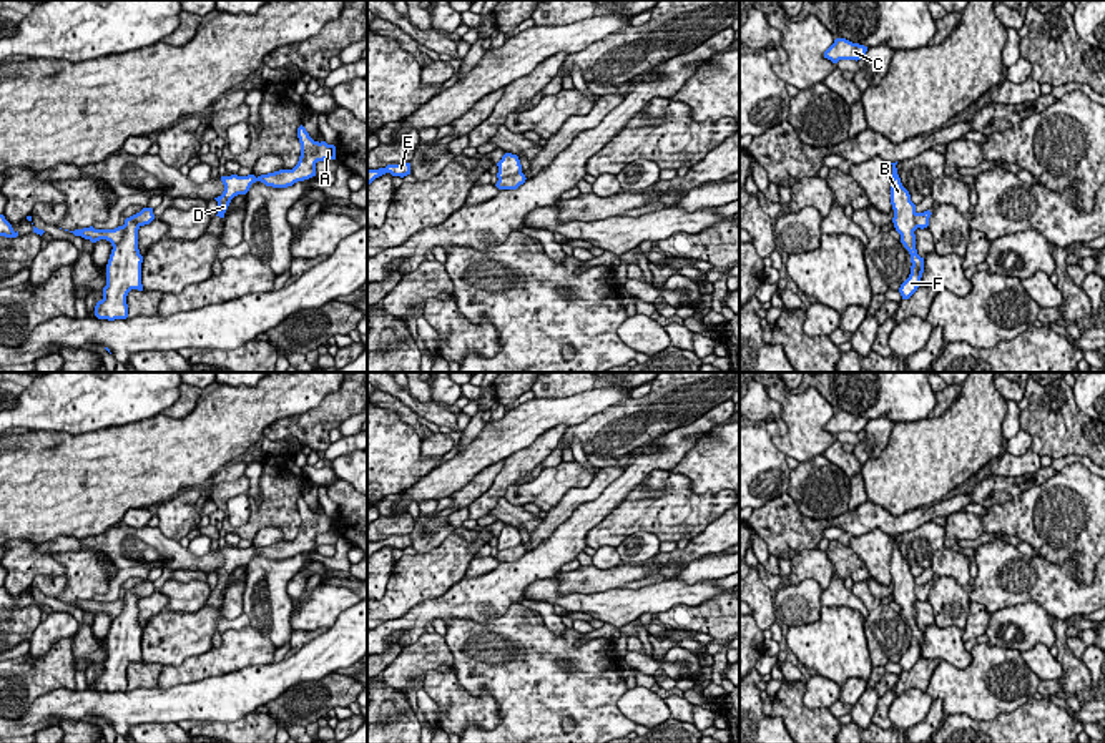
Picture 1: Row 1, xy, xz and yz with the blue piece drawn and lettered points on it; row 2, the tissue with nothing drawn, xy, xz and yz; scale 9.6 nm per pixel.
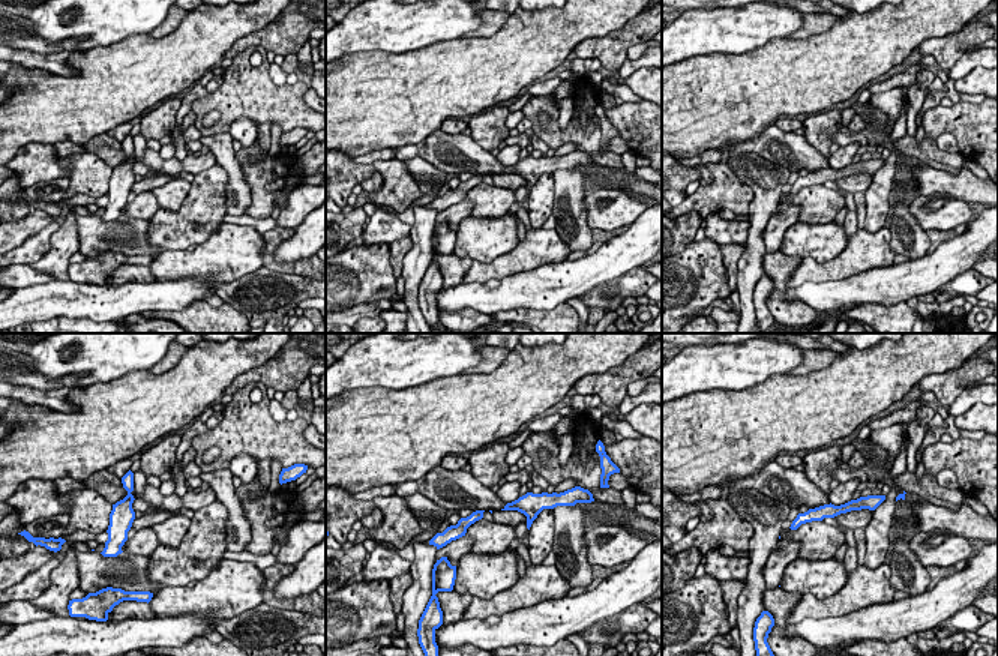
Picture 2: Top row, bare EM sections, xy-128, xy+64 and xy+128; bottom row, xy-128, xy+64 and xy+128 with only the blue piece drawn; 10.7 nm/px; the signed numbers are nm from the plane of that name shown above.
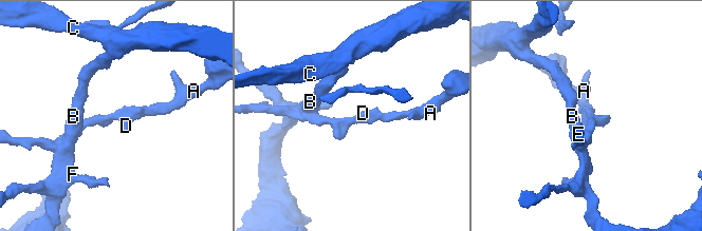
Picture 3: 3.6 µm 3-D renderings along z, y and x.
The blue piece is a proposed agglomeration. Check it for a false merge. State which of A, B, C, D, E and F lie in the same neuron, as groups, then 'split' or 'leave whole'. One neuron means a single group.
groups A D E / B C F; split

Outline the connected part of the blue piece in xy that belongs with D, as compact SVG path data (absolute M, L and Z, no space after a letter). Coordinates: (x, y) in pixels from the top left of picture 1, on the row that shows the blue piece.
M301 125L297 128L297 138L301 143L301 156L297 165L292 170L279 170L274 173L254 176L221 176L221 181L224 185L224 191L221 196L214 198L218 201L218 214L219 218L224 218L224 213L231 203L231 199L238 194L246 194L253 183L261 181L266 186L273 188L287 188L292 186L297 181L309 180L316 176L316 163L324 160L336 160L336 146L327 145L326 141L314 141L306 128Z

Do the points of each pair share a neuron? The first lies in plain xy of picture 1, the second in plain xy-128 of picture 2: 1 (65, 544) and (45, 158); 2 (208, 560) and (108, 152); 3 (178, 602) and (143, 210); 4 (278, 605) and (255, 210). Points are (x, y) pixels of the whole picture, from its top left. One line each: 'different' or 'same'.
1: different
2: same
3: different
4: different

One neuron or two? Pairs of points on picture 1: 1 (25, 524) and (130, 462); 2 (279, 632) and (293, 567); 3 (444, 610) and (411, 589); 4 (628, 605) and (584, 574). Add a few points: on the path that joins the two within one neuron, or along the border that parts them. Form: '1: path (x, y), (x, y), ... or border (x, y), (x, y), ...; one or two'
1: path (52, 497), (58, 491), (87, 491), (103, 474); one
2: path (278, 615), (278, 584); one
3: border (461, 580), (392, 620); two
4: border (620, 587), (602, 592), (569, 594); two

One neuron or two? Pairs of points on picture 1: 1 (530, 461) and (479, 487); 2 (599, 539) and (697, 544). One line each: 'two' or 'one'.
1: two
2: two

